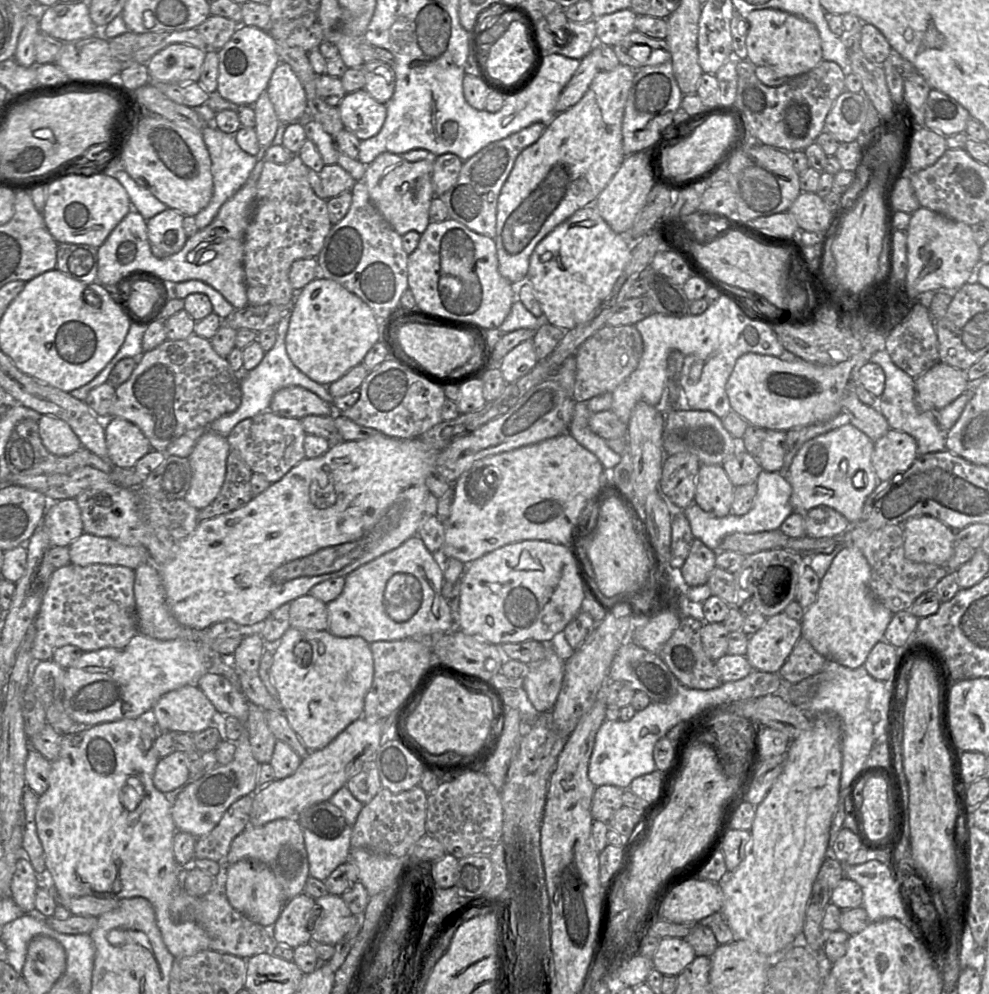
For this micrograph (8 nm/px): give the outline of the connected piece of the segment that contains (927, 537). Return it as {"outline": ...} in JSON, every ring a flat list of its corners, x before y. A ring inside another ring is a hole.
{"outline":[[931,516,907,519,904,531,905,557,916,563,946,566,953,555,955,531]]}

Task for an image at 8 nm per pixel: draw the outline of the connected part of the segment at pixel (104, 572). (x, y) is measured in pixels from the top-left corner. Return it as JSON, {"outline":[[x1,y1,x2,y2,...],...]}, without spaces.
{"outline":[[69,564,55,569,33,621,36,634,31,649,32,656,38,661,51,660,55,650,65,645,75,645,84,652,106,647,125,648,138,633,134,580,135,571,119,565,79,566]]}

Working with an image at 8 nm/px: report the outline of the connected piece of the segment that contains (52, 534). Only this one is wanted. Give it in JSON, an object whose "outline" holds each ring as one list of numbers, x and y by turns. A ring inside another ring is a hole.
{"outline":[[75,498,50,503,41,525,53,547,69,546,84,532,81,511]]}

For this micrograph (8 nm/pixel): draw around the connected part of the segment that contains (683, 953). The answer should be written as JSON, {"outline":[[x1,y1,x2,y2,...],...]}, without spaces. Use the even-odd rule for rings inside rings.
{"outline":[[663,938,652,958,653,968,663,976,677,977,696,958,694,949,683,938]]}

